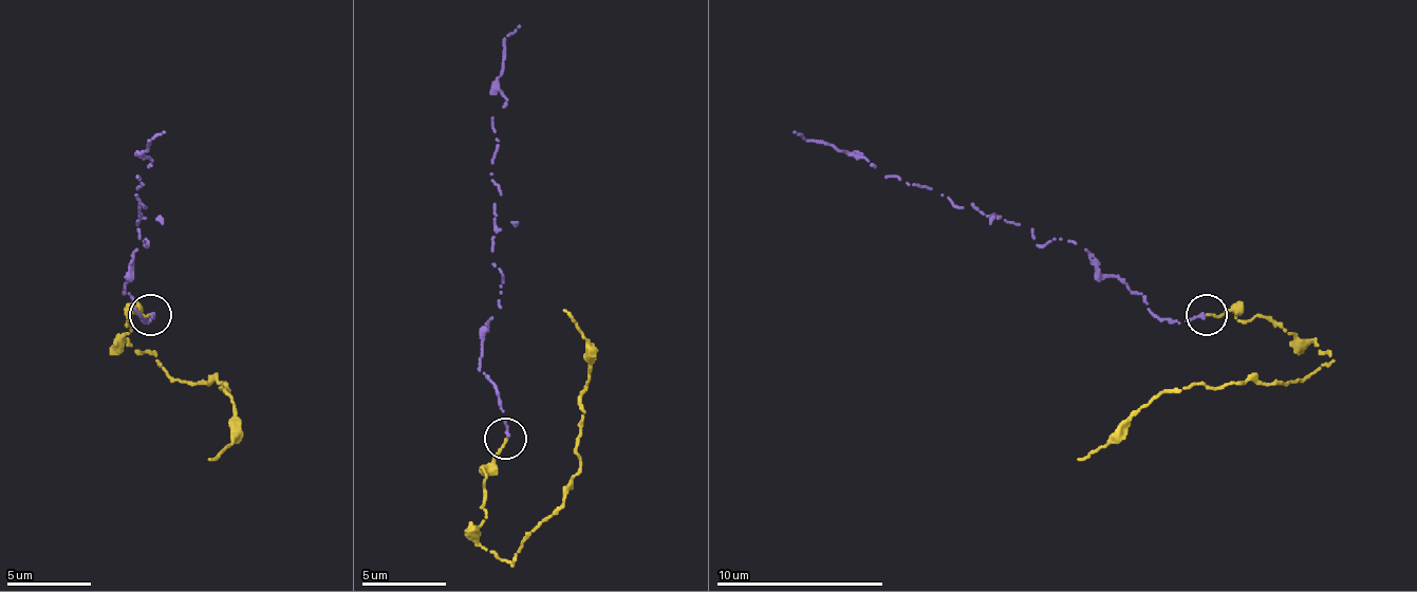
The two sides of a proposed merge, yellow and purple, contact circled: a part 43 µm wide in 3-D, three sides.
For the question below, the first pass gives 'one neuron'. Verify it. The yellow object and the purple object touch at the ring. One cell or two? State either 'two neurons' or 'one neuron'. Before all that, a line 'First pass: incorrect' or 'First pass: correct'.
First pass: correct
one neuron

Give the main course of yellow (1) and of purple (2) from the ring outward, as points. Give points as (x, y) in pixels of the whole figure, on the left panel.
1: (149, 313), (136, 309), (128, 317), (132, 330), (124, 338), (170, 376), (228, 389), (232, 443), (207, 460)
2: (153, 313), (145, 321), (124, 293), (145, 238), (145, 246), (136, 174), (149, 142), (166, 133)

